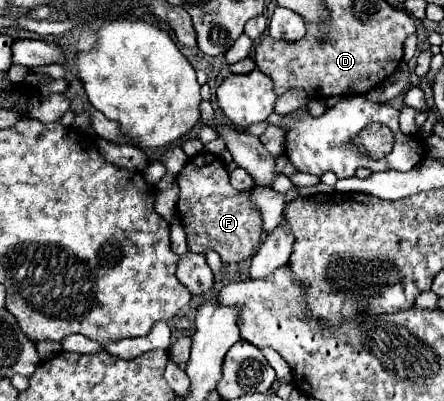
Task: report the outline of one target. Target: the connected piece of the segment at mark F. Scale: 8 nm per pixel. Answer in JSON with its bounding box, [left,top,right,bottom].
[176,151,262,263]

